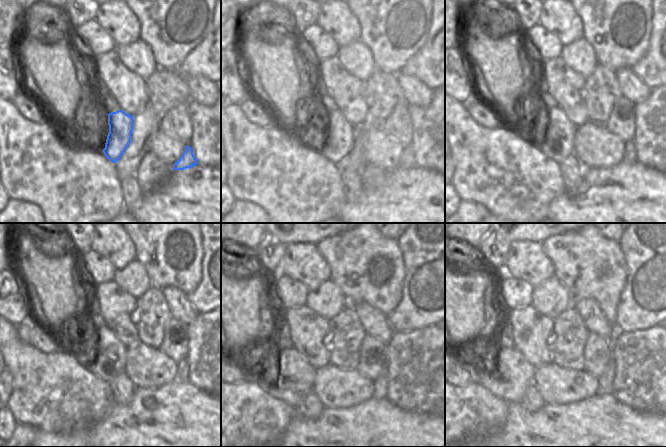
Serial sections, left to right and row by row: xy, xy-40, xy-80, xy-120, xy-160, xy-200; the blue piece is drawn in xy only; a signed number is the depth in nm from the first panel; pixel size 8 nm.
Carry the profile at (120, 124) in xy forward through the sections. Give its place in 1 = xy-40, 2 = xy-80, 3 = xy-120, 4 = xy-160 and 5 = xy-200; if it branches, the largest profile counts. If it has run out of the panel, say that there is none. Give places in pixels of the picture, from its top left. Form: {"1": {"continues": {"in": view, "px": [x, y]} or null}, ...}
{"1": {"continues": {"in": "xy-40", "px": [341, 134]}}, "2": {"continues": {"in": "xy-80", "px": [558, 137]}}, "3": {"continues": {"in": "xy-120", "px": [112, 353]}}, "4": {"continues": {"in": "xy-160", "px": [302, 373]}}, "5": {"continues": {"in": "xy-200", "px": [508, 378]}}}

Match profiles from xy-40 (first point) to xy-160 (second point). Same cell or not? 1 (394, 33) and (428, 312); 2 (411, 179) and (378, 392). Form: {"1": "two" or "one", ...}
{"1": "two", "2": "two"}

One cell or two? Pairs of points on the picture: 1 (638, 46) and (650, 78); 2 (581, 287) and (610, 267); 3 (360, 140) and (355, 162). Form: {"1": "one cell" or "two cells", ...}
{"1": "two cells", "2": "one cell", "3": "one cell"}

